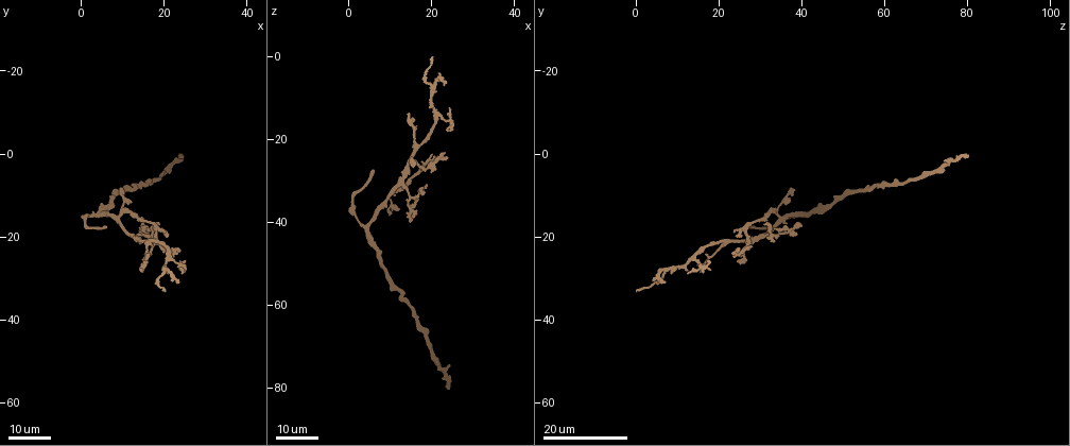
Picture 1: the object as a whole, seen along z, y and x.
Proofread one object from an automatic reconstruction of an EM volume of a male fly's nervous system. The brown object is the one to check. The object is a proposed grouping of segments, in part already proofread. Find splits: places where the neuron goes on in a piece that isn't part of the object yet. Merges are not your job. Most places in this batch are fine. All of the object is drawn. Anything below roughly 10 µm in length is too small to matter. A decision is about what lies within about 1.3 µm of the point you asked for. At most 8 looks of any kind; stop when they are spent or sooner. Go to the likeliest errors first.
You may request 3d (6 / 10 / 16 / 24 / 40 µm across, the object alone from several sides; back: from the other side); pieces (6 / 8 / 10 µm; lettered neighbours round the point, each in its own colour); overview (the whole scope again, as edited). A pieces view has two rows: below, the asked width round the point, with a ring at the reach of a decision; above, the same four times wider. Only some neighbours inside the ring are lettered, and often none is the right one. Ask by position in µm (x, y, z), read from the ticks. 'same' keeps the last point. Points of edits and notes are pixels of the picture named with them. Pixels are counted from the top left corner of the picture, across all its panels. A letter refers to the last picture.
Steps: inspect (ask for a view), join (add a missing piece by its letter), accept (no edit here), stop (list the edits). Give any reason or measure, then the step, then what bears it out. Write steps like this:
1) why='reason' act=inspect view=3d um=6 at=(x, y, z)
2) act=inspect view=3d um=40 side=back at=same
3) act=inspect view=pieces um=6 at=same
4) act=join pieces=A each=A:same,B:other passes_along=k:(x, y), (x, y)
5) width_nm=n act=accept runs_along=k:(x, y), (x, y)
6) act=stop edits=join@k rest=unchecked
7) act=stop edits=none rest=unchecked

why='long arm stops here' act=inspect view=3d um=24 at=(5.5, 17.5, 27.5)

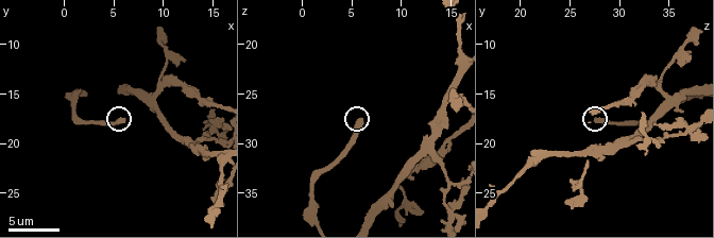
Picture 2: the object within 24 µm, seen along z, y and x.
act=inspect view=pieces um=10 at=(6.2, 17.4, 27.6)

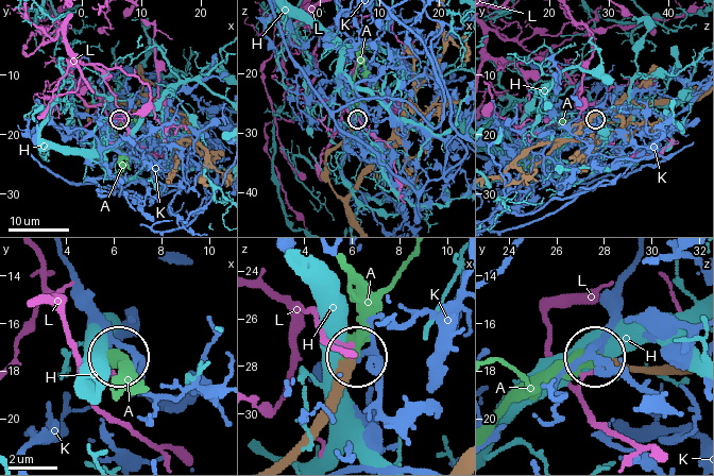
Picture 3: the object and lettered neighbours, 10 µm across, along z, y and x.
width_nm=380 act=join pieces=A each=A:same,H:other,K:other,L:other found='the neuron continues'

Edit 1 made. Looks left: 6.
why='an open end' act=inspect view=3d um=16 at=(14.0, 27.5, 14.0)

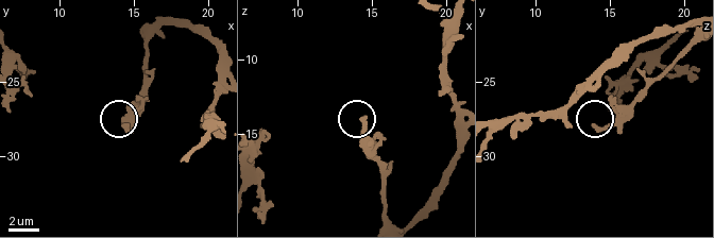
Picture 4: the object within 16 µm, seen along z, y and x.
why='what lies round it' act=inspect view=pieces um=8 at=(14.4, 28.0, 14.0)

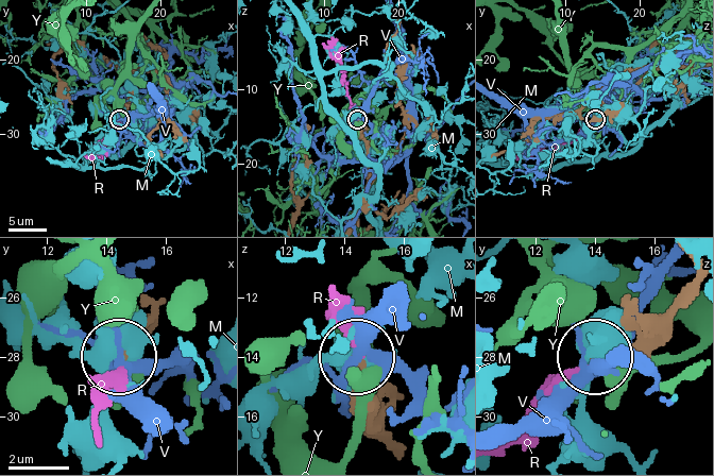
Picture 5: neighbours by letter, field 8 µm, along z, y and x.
act=join pieces=R each=M:other,R:same,V:other,Y:other passes_along=5:(367, 140), (351, 106), (332, 37) found='the neuron continues'

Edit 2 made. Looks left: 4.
why='branch stops here' act=inspect view=3d um=16 at=(10.0, 9.0, 38.0)

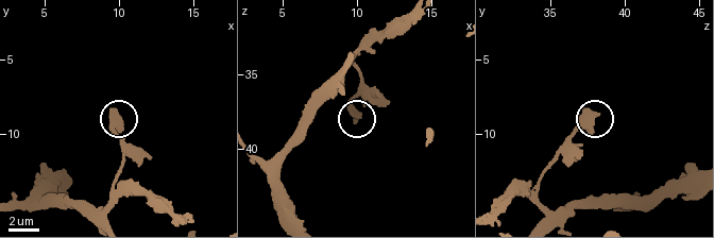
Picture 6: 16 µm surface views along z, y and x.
act=inspect view=pieces um=8 at=(10.0, 8.6, 38.0)

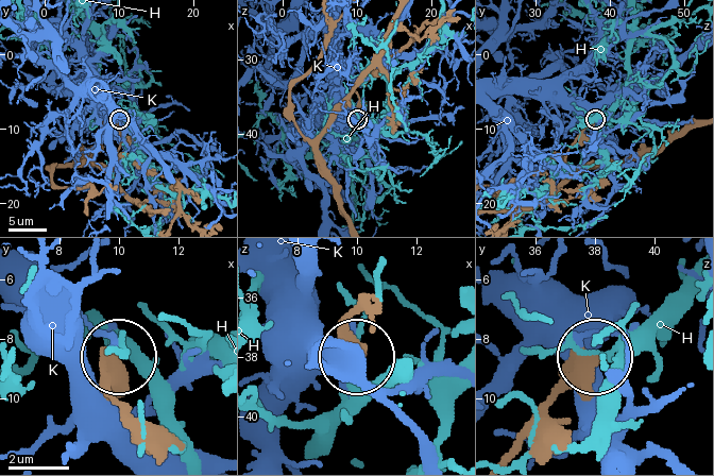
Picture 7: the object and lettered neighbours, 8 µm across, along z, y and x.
act=accept each=H:other,K:other runs_along=7:(506, 451), (593, 362) found='no lettered piece goes on from it'

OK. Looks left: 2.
why='end of a long branch' act=inspect view=3d um=24 at=(20.5, 33.5, 0.0)

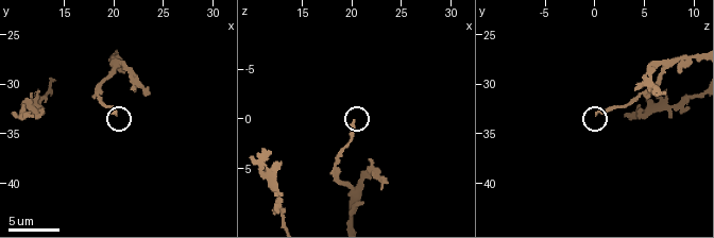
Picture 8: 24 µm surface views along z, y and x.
why='see the neighbours' act=inspect view=pieces um=8 at=(20.4, 33.2, 0.2)

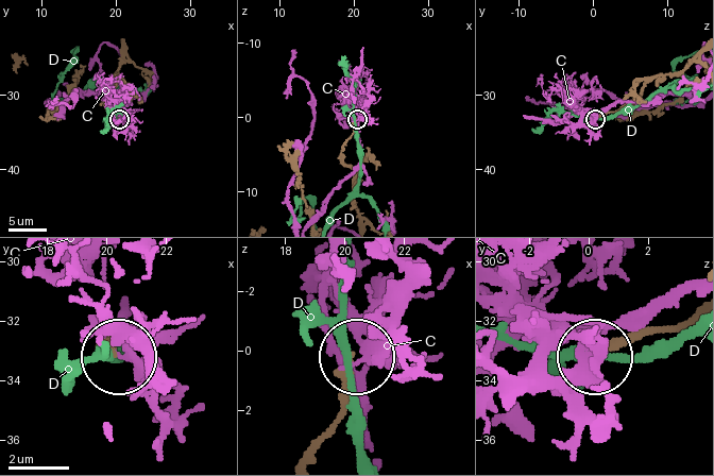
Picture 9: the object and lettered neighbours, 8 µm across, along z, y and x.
width_nm=210 act=accept each=C:other,D:other runs_along=9:(306, 454), (341, 408), (352, 354) found='no lettered piece goes on from it'

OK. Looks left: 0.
act=stop edits=join@3,join@5 rest=unchecked

